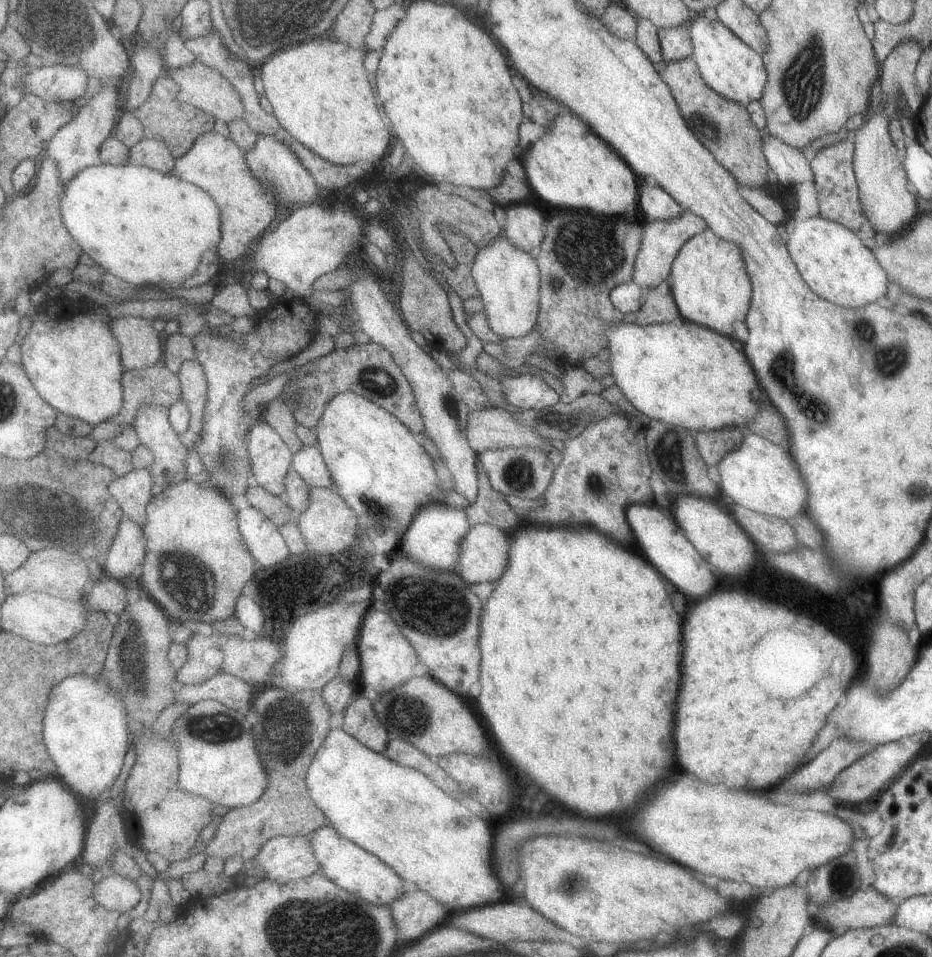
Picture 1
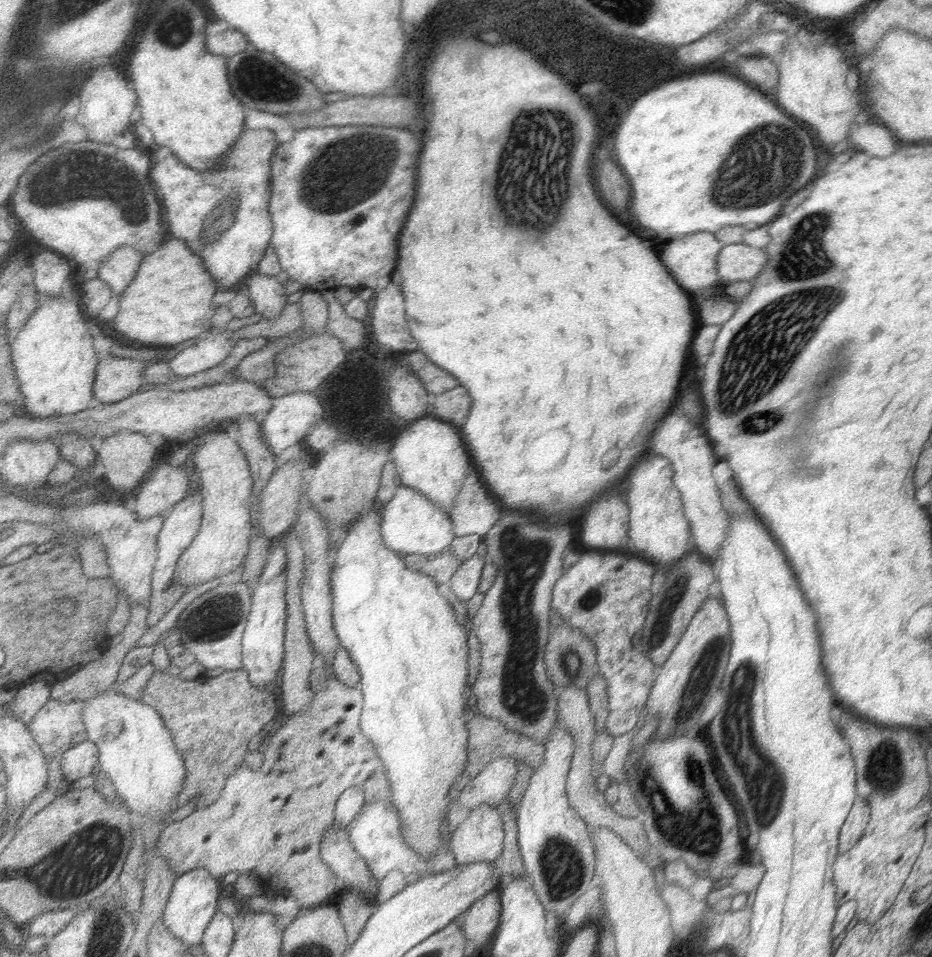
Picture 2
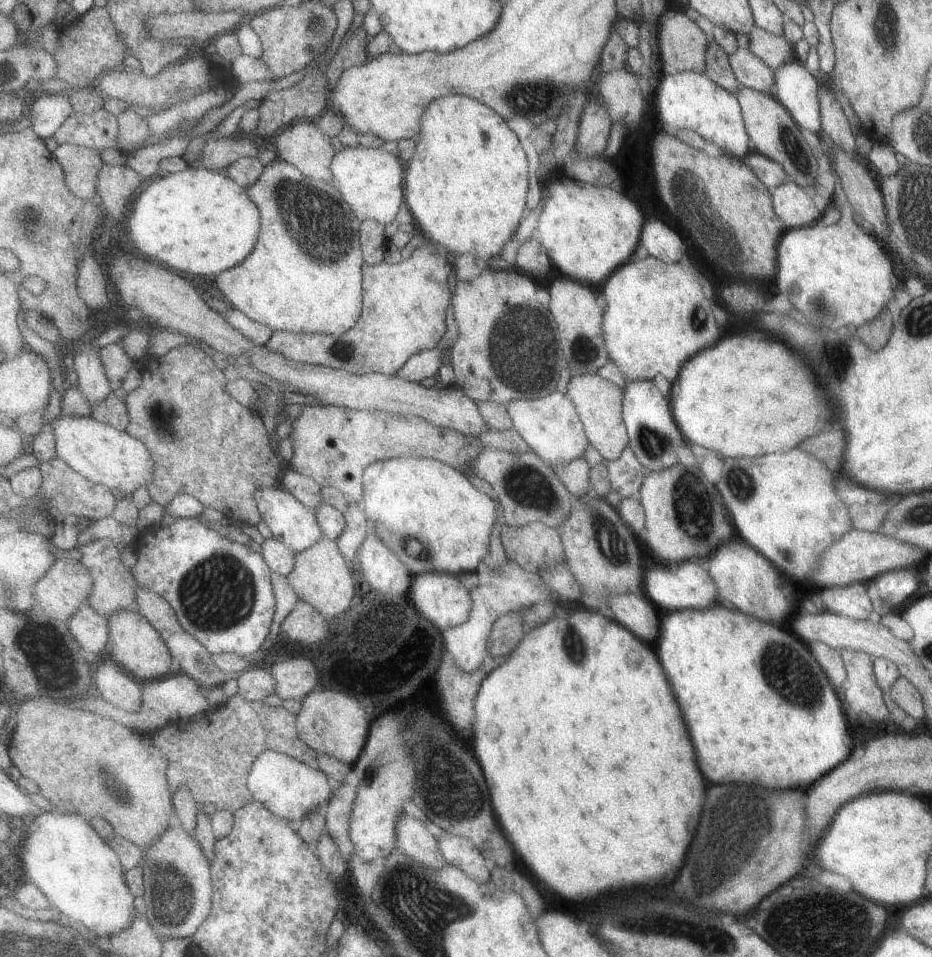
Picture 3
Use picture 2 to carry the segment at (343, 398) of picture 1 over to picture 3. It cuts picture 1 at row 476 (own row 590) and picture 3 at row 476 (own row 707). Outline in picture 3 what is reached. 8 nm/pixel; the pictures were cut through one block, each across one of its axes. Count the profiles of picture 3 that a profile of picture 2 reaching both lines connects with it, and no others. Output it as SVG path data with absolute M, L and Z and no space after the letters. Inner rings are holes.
M407 458L407 460L385 460L369 466L365 470L365 500L363 510L367 512L371 532L379 538L405 562L413 576L429 572L447 572L461 576L465 572L477 572L481 562L489 560L491 534L497 516L497 498L481 488L475 488L469 476L465 476L455 466L443 460L427 458Z

